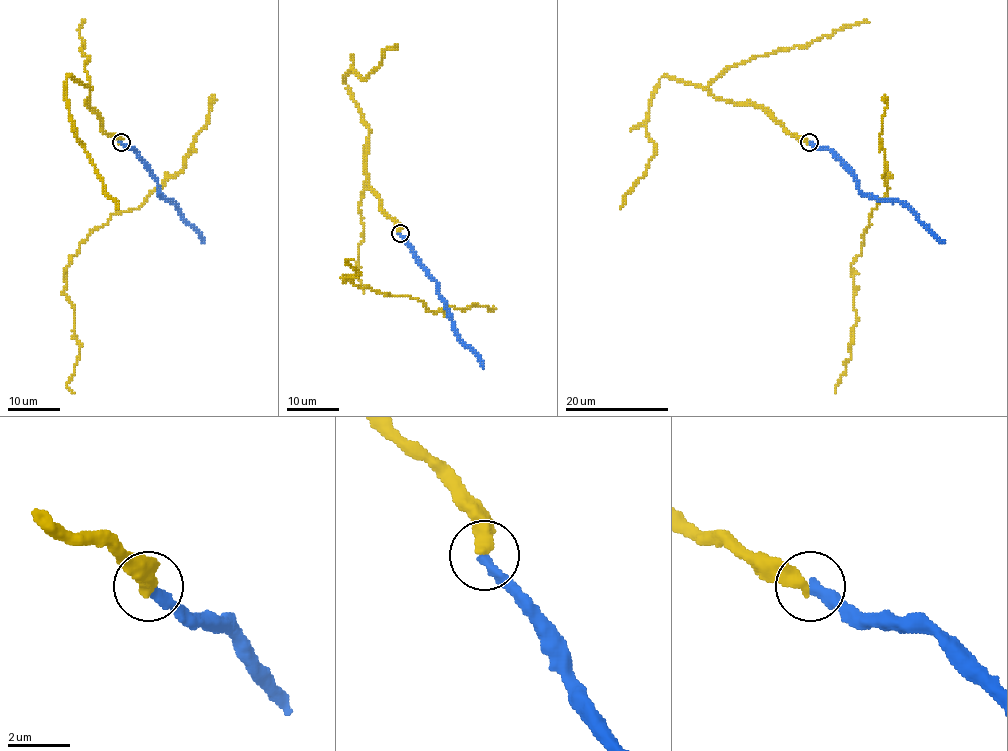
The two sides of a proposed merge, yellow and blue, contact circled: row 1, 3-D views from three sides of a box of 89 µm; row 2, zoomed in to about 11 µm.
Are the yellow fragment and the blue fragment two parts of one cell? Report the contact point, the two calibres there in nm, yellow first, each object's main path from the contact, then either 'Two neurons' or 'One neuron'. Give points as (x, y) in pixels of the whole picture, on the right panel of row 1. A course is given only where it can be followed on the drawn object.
Place: (809, 142). Thickness 500 nm (yellow) against 360 nm. Course of yellow: (809, 142), (792, 136), (762, 107), (734, 104), (695, 84), (662, 77), (645, 125), (656, 151), (621, 209). Course of blue: (809, 142), (827, 148), (850, 173), (857, 187), (879, 199), (902, 202), (945, 243). One neuron

